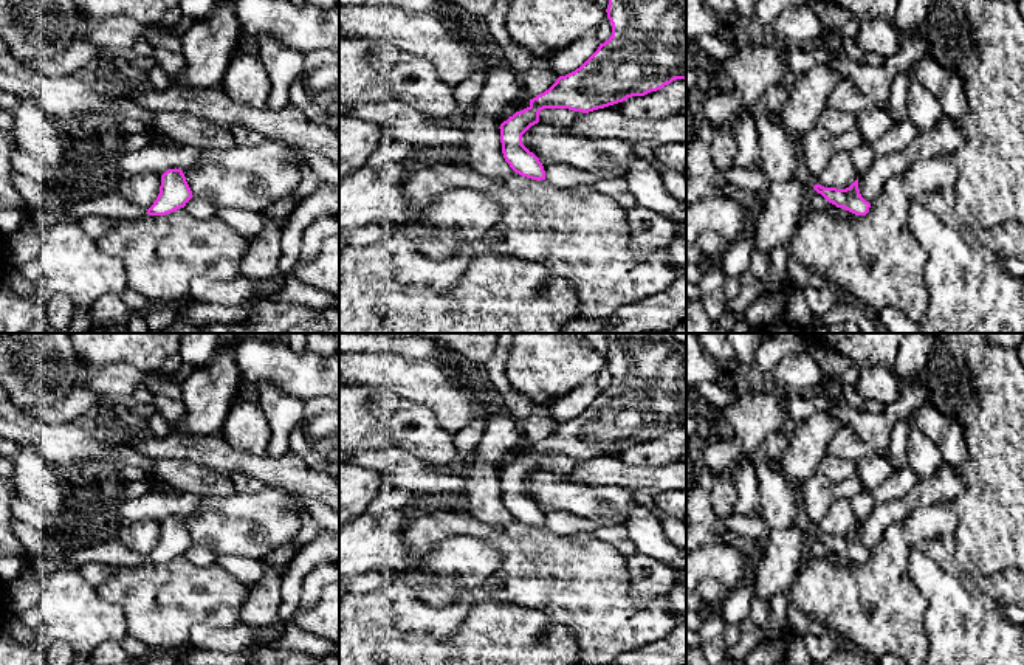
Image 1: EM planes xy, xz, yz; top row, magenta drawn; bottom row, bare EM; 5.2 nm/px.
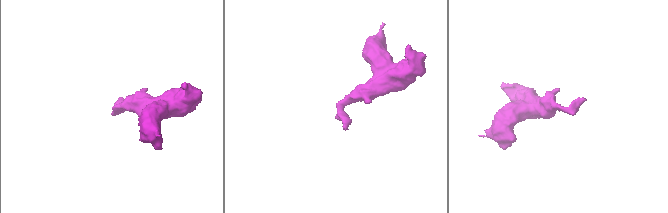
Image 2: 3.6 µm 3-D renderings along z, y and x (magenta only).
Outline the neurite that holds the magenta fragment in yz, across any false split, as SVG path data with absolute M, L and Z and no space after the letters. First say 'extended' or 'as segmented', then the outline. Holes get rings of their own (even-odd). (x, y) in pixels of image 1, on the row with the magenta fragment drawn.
as segmented; M855 180L846 189L824 188L821 184L815 184L813 189L821 194L829 203L835 205L837 208L843 208L855 215L866 215L869 212L871 203L861 197L858 180Z

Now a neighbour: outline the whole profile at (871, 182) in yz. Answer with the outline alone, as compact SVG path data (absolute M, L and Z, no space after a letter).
M943 116L936 127L922 132L905 149L888 157L875 157L872 164L857 178L861 197L871 203L894 174L905 172L920 160L950 157L962 144L964 135L956 121Z

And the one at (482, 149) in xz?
M477 101L462 115L468 121L465 130L466 169L471 169L488 178L507 178L514 174L505 161L500 143L500 129L497 119L486 115Z

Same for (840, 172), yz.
M837 152L827 167L816 177L816 181L824 188L846 189L858 177L852 155L849 152Z

